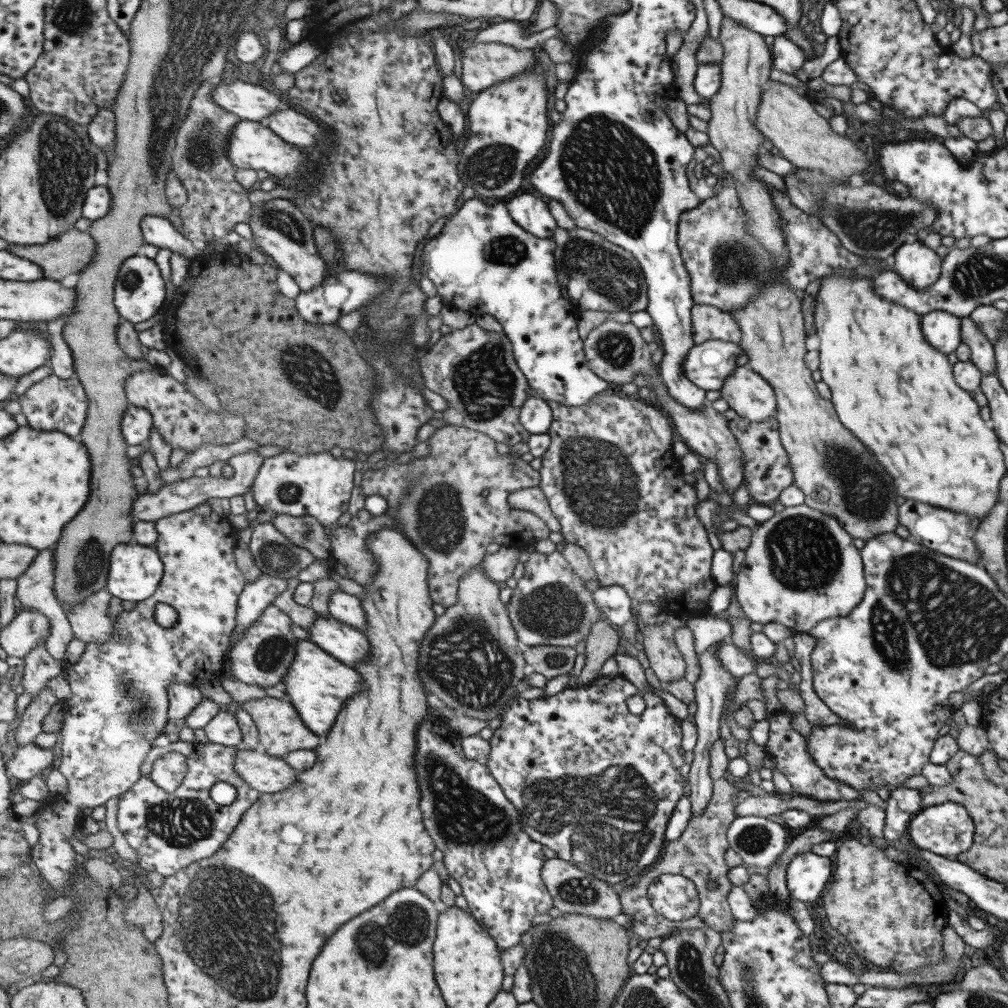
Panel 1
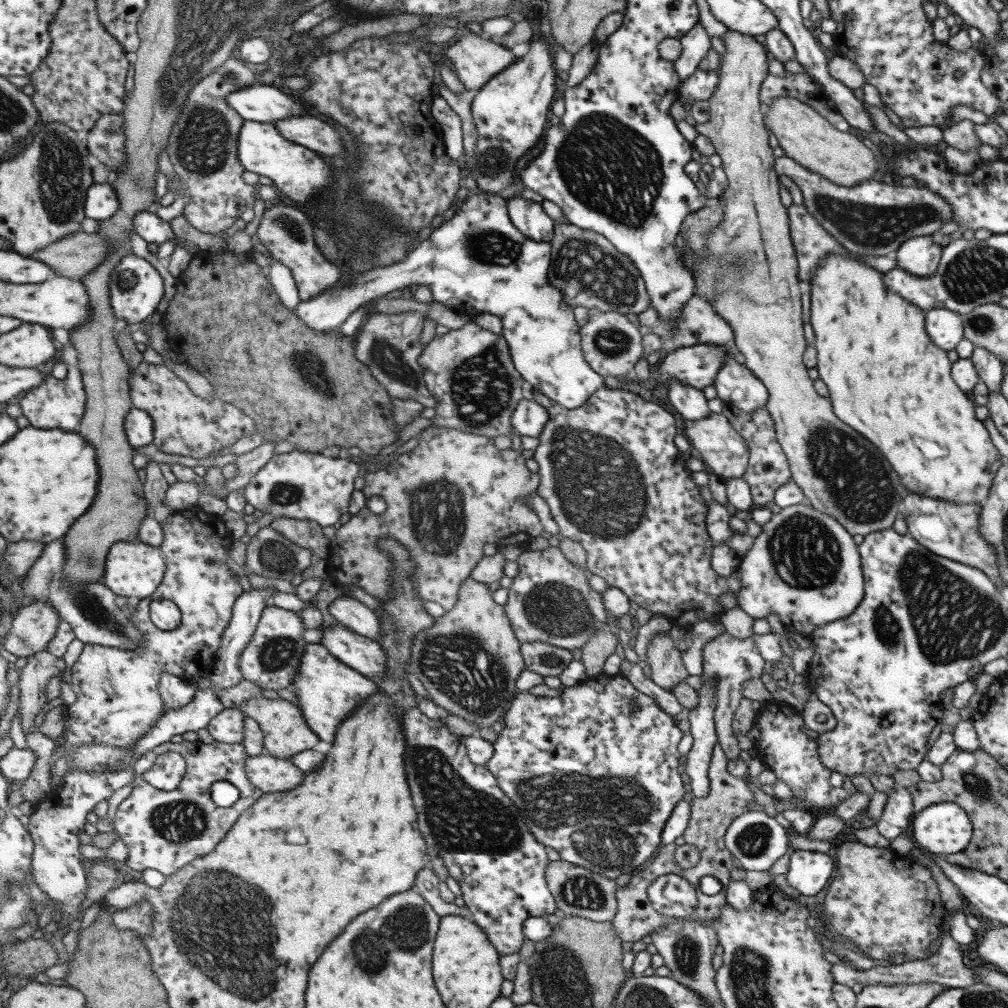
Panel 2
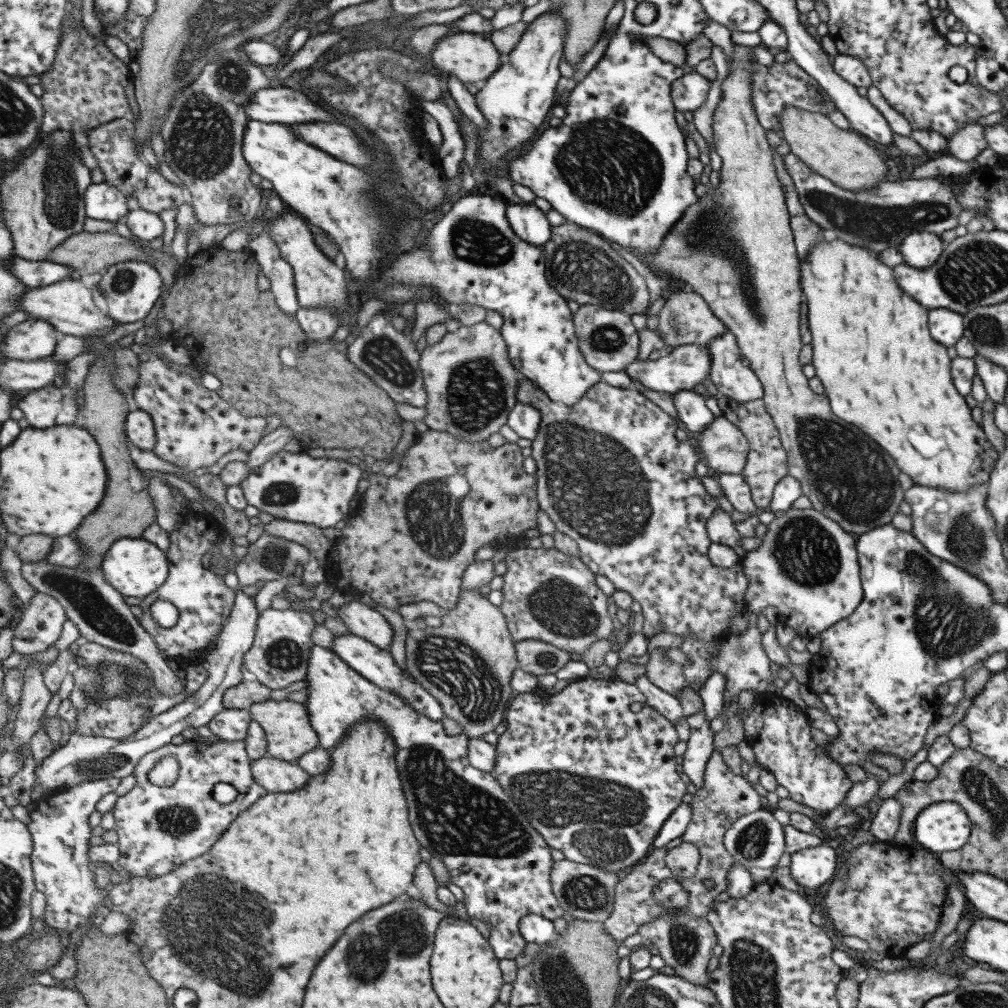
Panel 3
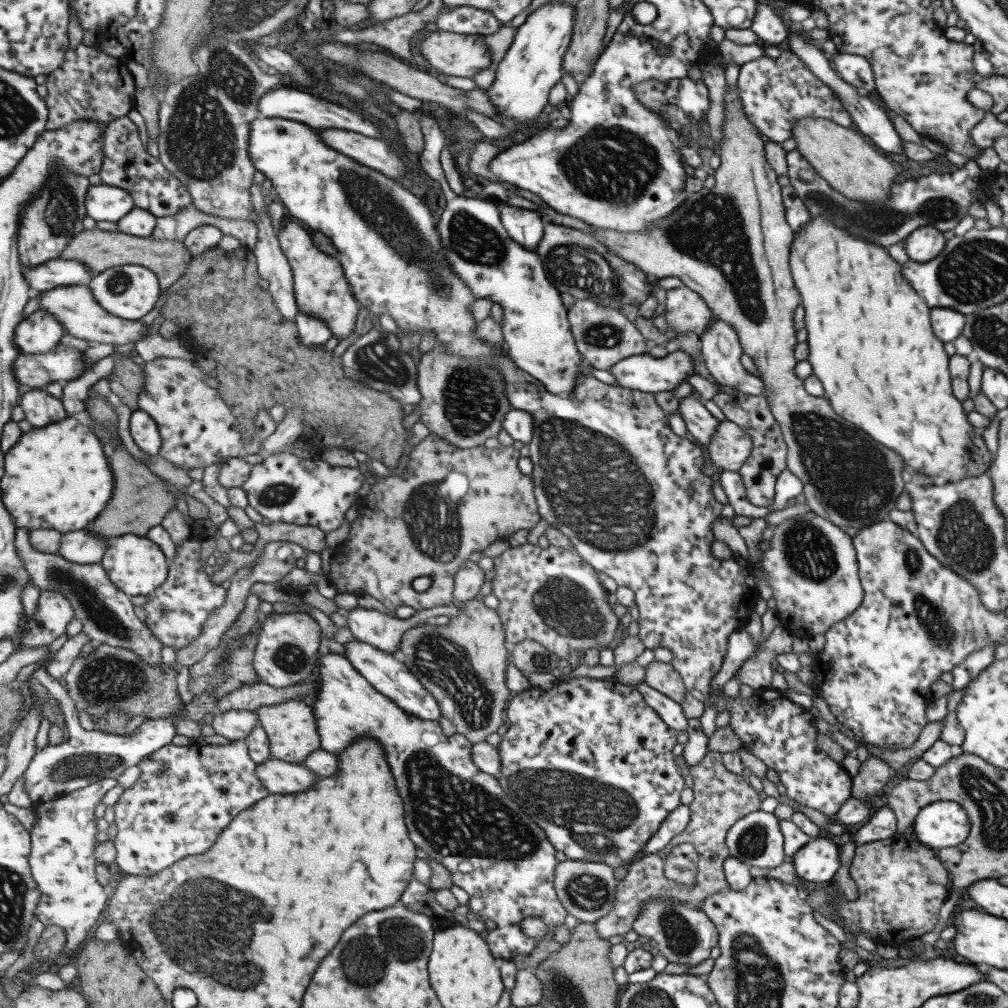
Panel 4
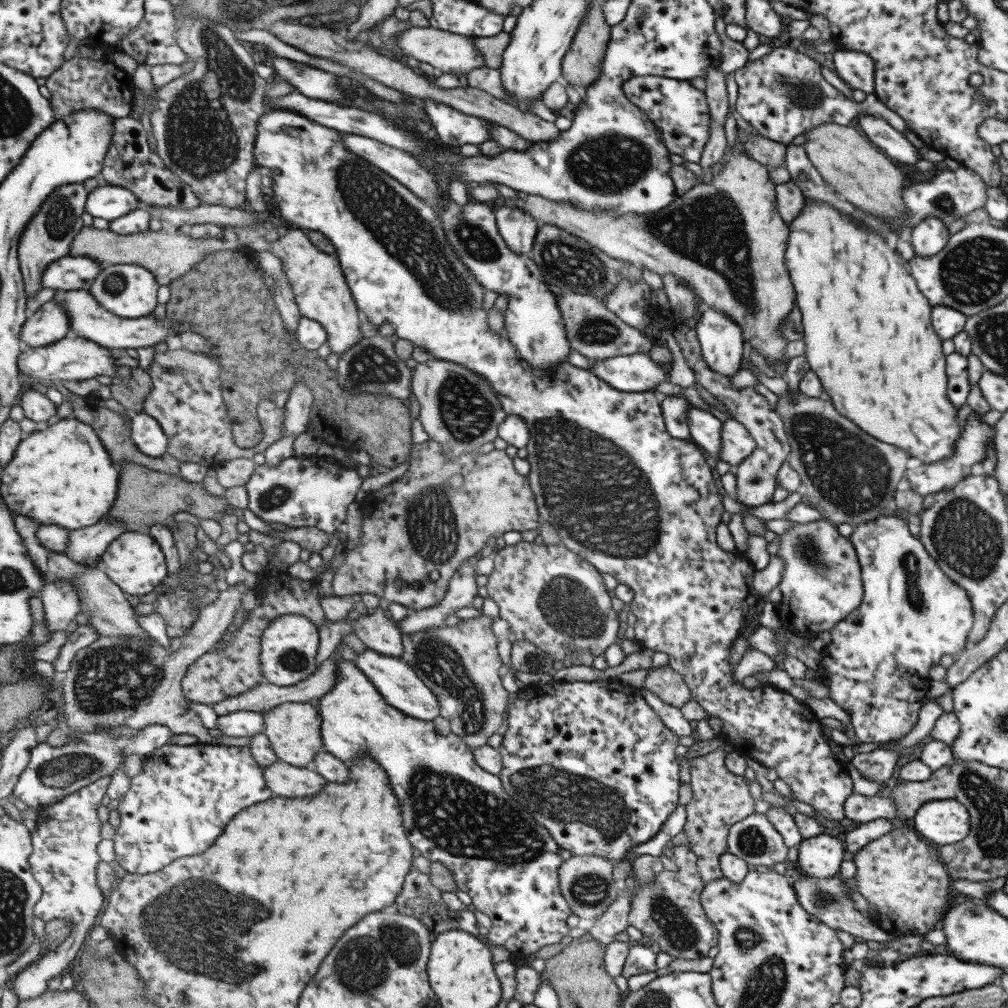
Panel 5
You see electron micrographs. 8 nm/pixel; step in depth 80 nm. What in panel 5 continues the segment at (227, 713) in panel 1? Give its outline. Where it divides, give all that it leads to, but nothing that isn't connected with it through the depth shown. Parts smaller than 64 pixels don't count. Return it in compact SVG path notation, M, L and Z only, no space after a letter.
M235 711L217 718L217 727L227 737L248 737L263 734L265 719L263 713L253 711Z

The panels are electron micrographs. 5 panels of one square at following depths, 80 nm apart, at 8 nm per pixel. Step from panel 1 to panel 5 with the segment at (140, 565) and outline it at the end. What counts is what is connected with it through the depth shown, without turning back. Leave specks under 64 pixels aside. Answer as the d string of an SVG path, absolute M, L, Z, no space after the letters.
M127 531L109 545L101 558L101 565L109 578L116 582L127 595L151 594L168 578L166 554L161 545L147 531Z

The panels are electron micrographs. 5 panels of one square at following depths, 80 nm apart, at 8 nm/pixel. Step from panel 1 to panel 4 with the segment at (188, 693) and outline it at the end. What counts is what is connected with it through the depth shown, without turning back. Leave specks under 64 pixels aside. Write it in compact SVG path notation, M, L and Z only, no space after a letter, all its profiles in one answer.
M17 528L18 552L30 572L32 584L39 591L54 590L62 592L71 605L75 606L75 619L83 624L84 632L89 639L98 645L107 644L113 647L130 648L151 665L161 665L162 643L153 632L135 616L135 606L131 604L130 595L123 592L110 578L101 562L77 564L58 553L39 552L32 547L28 528Z

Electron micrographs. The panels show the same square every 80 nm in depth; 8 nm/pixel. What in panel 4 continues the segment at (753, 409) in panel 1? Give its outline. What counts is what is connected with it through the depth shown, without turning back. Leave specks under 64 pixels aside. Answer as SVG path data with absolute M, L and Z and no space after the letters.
M714 318L704 332L699 334L697 339L702 344L700 351L702 362L715 384L734 386L741 395L764 396L765 392L760 379L748 369L744 369L741 363L739 363L742 348L738 343L736 332L729 325L718 318Z

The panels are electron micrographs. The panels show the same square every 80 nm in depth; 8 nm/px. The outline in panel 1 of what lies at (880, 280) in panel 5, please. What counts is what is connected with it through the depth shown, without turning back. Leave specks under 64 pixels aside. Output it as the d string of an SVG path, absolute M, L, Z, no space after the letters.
M851 269L834 270L832 274L825 275L820 279L820 289L815 297L814 323L816 334L819 337L817 348L819 362L818 371L820 380L830 390L830 402L833 405L839 422L866 448L880 466L892 478L892 486L901 500L914 500L929 506L952 510L953 512L964 512L970 516L970 520L978 524L992 510L998 502L1000 480L1006 474L1004 458L1000 449L1000 439L995 434L991 425L979 417L979 406L974 398L969 396L968 391L959 388L952 377L952 365L947 361L945 354L937 351L923 338L920 329L920 316L912 310L907 310L890 300L880 298L872 291L870 278L864 276L852 276Z

